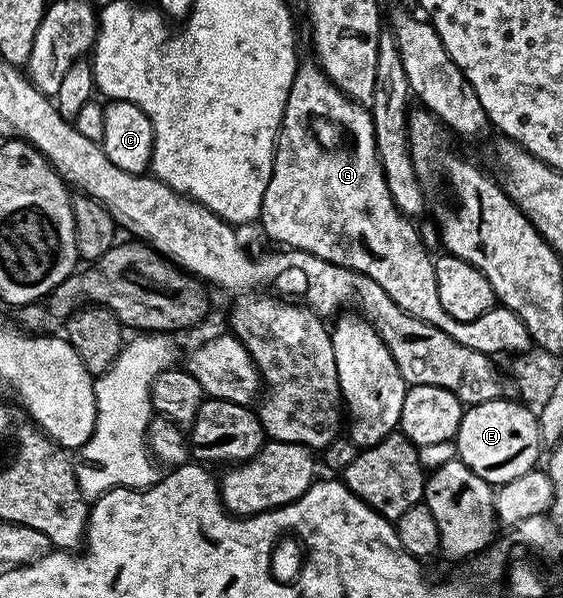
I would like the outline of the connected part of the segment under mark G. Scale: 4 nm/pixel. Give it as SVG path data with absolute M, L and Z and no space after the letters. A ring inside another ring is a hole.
M300 61L295 67L295 79L289 88L289 96L285 104L285 112L283 113L283 124L279 127L279 140L275 148L275 163L269 173L269 188L265 188L265 196L263 197L263 209L261 211L261 223L263 222L263 230L272 238L273 241L279 242L280 247L290 248L293 250L304 250L313 256L317 256L321 260L329 260L338 266L348 266L350 270L358 270L360 274L369 276L373 280L377 280L377 284L381 284L381 288L385 288L385 292L389 292L389 296L393 299L402 310L409 312L409 316L417 316L417 320L421 320L425 324L433 324L433 328L441 328L441 332L445 332L449 336L453 336L453 340L457 340L457 344L465 344L465 348L473 348L473 352L481 352L488 356L496 356L495 354L519 354L523 356L532 349L533 343L531 334L525 328L525 324L521 320L521 316L517 316L517 312L513 312L507 306L496 304L489 308L489 312L481 312L481 316L477 316L477 320L453 320L453 316L449 316L449 312L445 312L445 308L441 308L441 296L437 296L437 276L435 275L432 255L427 255L428 247L425 245L420 231L415 230L416 223L407 215L400 212L397 204L393 200L393 196L389 192L389 184L385 180L385 172L379 163L379 153L377 152L377 144L375 143L375 133L373 132L373 120L371 119L371 111L366 105L354 102L347 94L342 94L329 80L329 76L319 67L318 61L311 62Z

